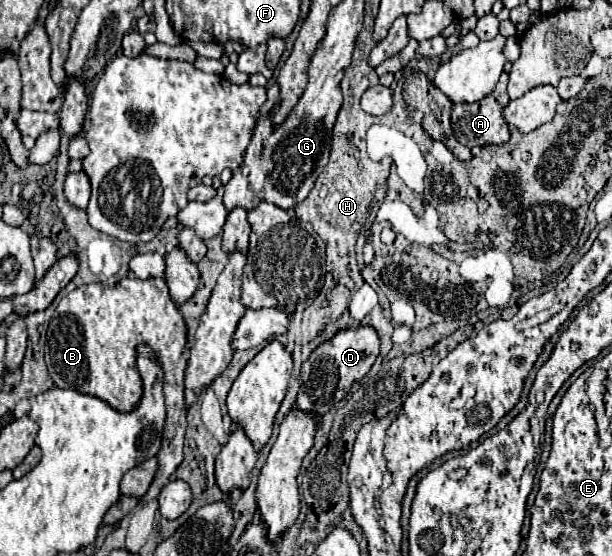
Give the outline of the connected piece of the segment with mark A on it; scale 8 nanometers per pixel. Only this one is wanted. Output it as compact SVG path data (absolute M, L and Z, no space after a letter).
M503 73L497 87L493 89L493 93L487 95L485 99L477 101L477 103L469 103L469 105L453 105L451 127L453 127L453 135L459 143L463 143L471 149L475 145L479 145L479 147L483 147L483 145L501 145L501 143L509 141L509 125L507 125L505 115L503 115L503 109L509 103L507 81L509 81L509 75Z

